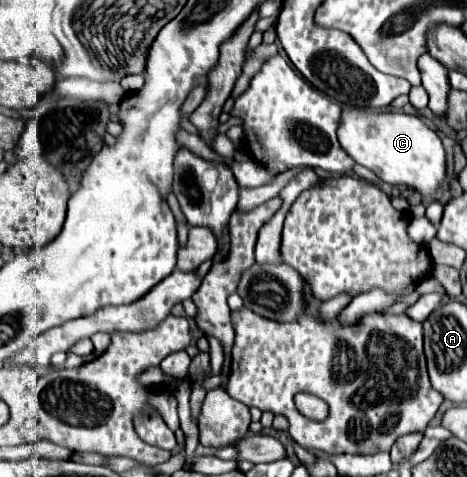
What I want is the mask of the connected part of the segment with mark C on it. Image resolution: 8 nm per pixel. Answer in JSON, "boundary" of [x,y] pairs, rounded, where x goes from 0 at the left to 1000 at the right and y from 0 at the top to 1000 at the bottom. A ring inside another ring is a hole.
{"boundary":[[[743,224],[732,231],[724,298],[771,348],[797,356],[818,382],[839,390],[882,390],[908,411],[929,403],[955,369],[955,323],[946,294],[895,243],[865,235],[784,235]]]}

